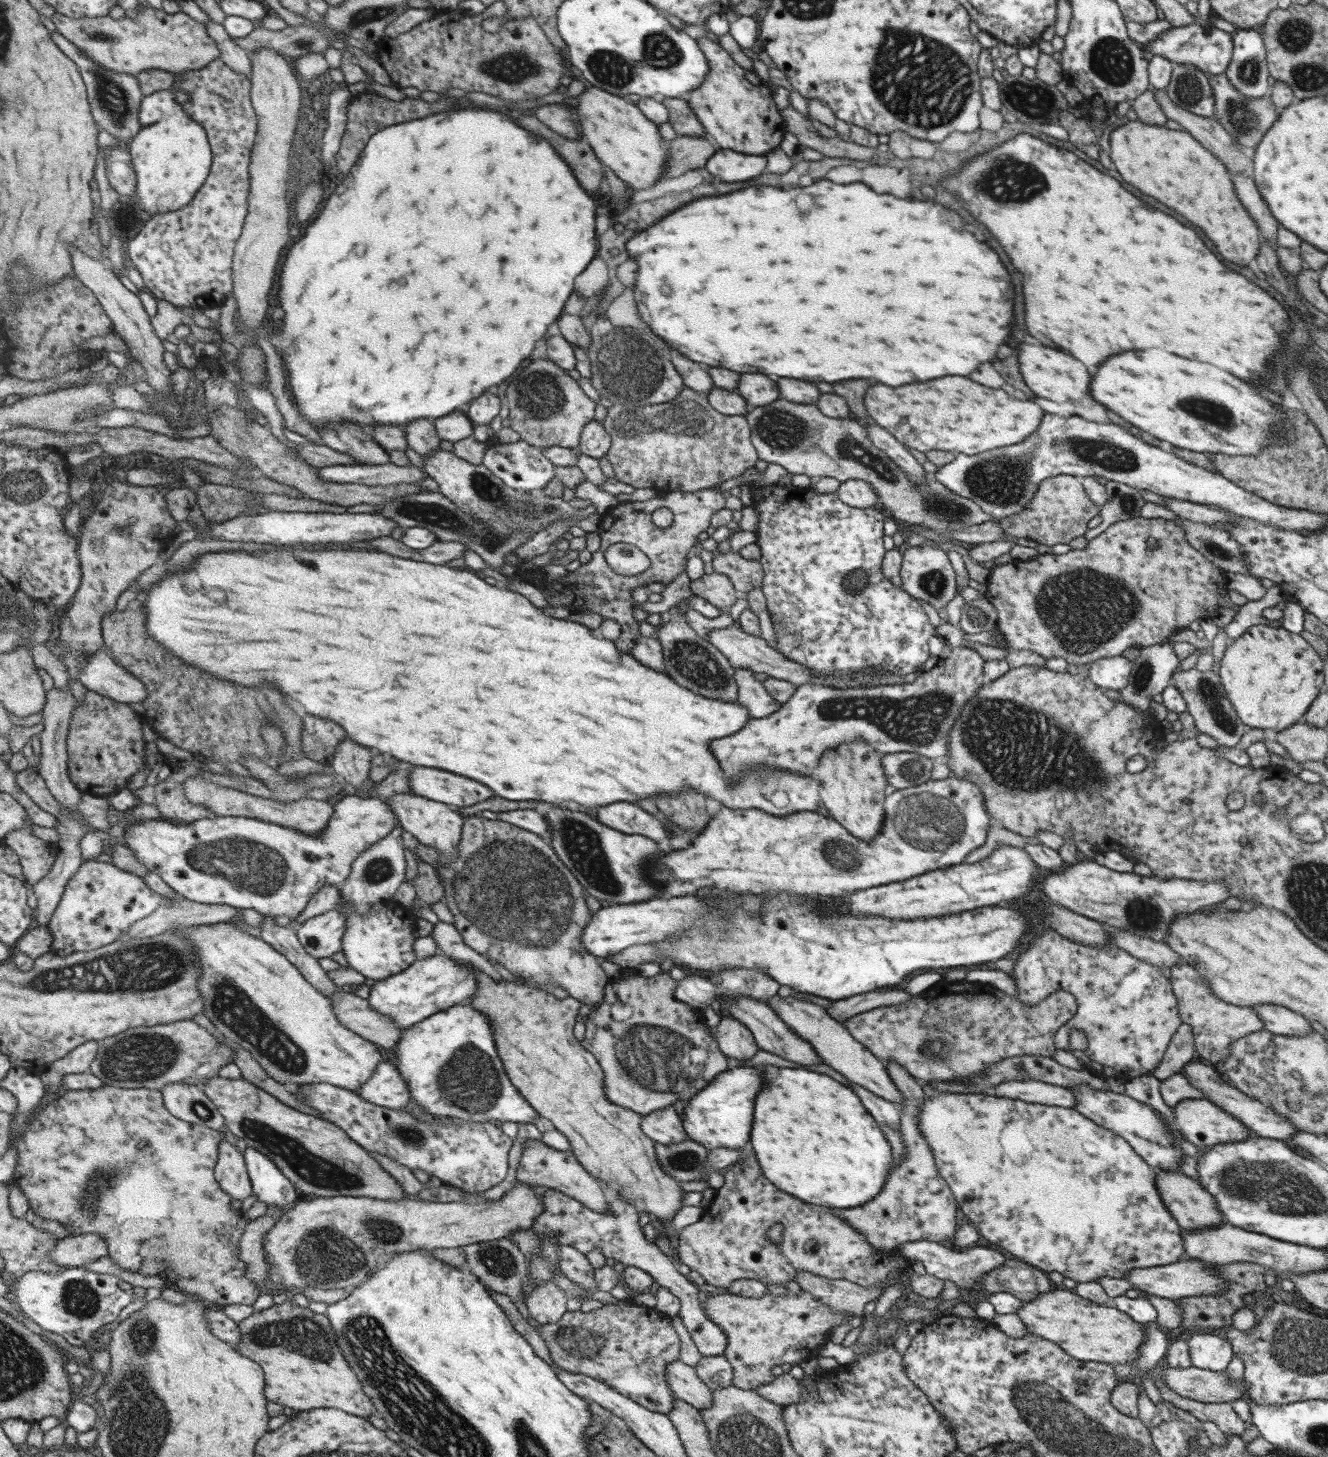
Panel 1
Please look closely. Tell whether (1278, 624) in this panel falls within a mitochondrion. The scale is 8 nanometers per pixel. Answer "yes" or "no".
no

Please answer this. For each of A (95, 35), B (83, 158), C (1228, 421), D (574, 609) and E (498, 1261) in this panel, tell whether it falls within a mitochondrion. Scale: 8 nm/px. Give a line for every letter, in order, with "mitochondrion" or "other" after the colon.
A: mitochondrion
B: other
C: mitochondrion
D: other
E: mitochondrion

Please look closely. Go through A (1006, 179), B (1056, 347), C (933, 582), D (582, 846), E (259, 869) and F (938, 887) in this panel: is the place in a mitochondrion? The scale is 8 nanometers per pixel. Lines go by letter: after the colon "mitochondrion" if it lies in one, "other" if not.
A: mitochondrion
B: other
C: mitochondrion
D: mitochondrion
E: mitochondrion
F: other

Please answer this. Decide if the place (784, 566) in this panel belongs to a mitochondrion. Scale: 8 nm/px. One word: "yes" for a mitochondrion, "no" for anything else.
no

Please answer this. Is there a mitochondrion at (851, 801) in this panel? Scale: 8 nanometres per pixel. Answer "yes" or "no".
no

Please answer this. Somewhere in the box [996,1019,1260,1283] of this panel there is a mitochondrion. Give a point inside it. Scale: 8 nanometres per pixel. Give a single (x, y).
(1061, 1162)

